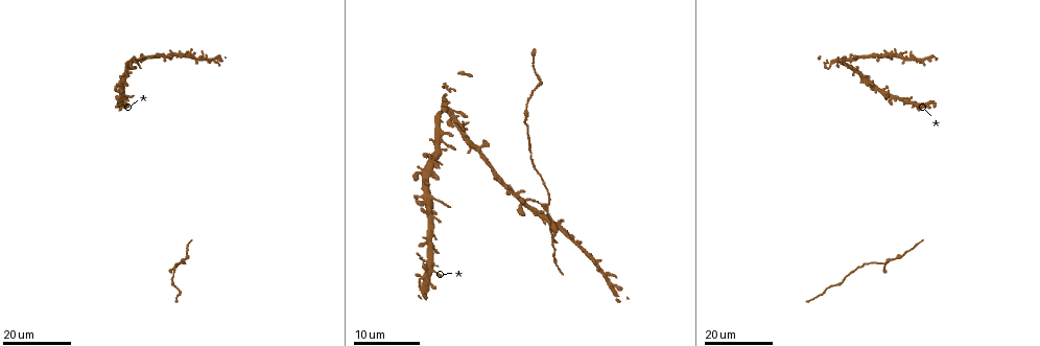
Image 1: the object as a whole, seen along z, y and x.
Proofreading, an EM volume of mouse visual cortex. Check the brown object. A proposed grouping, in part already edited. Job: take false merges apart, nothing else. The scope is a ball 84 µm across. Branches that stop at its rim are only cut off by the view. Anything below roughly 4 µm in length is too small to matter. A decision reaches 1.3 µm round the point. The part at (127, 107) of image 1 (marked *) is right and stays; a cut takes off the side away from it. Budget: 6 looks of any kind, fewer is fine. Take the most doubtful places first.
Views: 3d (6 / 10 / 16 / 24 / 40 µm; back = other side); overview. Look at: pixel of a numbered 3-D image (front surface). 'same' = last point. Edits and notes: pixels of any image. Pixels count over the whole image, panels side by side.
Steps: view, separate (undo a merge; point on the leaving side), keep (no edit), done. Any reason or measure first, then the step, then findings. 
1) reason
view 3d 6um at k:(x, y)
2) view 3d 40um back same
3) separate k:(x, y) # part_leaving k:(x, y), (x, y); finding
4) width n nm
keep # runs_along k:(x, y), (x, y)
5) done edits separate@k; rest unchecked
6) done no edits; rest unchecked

three arms meet
view 3d 24um at 1:(548, 206)

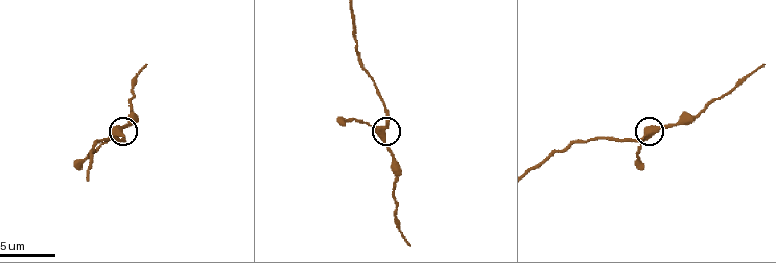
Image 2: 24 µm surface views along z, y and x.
view 3d 6um at 2:(645, 134)

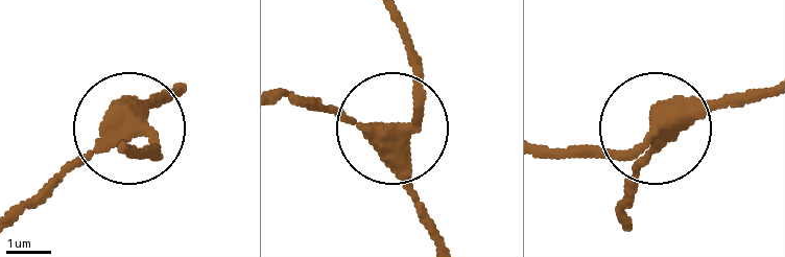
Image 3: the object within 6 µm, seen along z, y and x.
view 3d 6um back at 3:(398, 130)

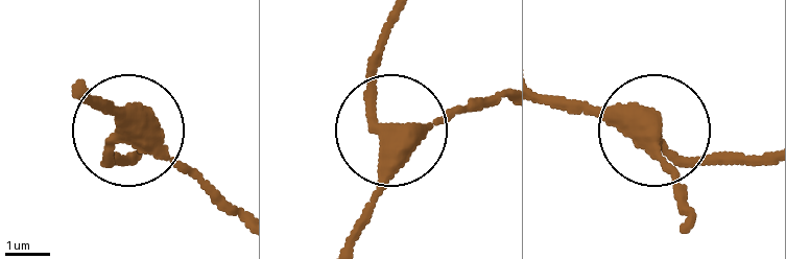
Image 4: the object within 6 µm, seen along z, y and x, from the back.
keep # one neuron here

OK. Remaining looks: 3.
thick turns thin
view 3d 16um at 1:(172, 286)

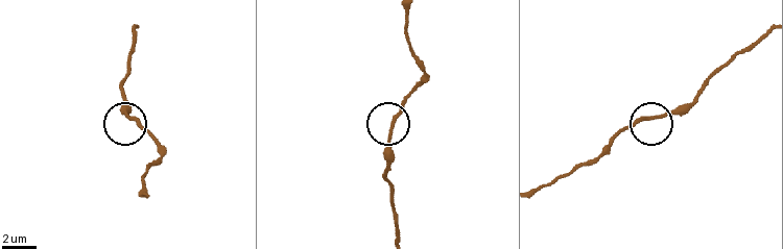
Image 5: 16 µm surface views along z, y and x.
view 3d 6um at 5:(125, 115)

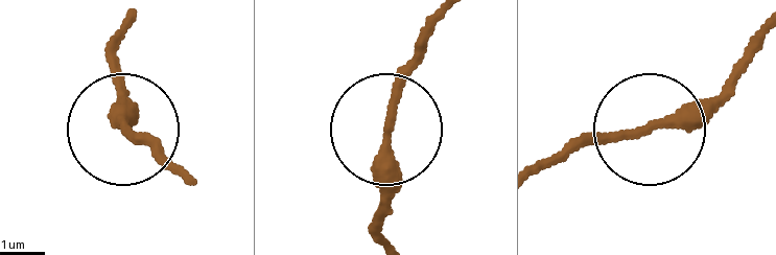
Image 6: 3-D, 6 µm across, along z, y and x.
width 210 nm
keep # runs_along 6:(753, 51), (697, 103), (540, 160); all the same neuron

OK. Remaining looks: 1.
sudden change in width
view 3d 16um at 2:(588, 139)

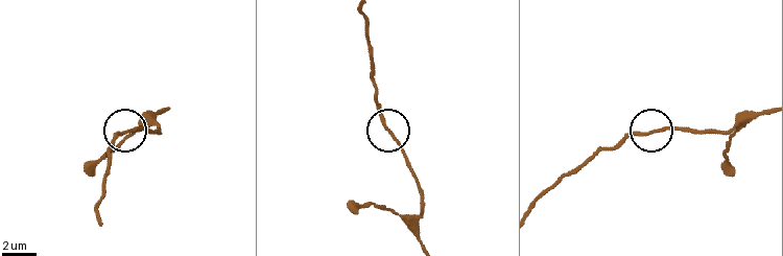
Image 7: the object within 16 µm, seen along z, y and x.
keep # runs_along 7:(165, 107), (157, 115), (157, 132), (136, 128), (112, 139); continuous, no second neuron

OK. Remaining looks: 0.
done no edits; rest unchecked

